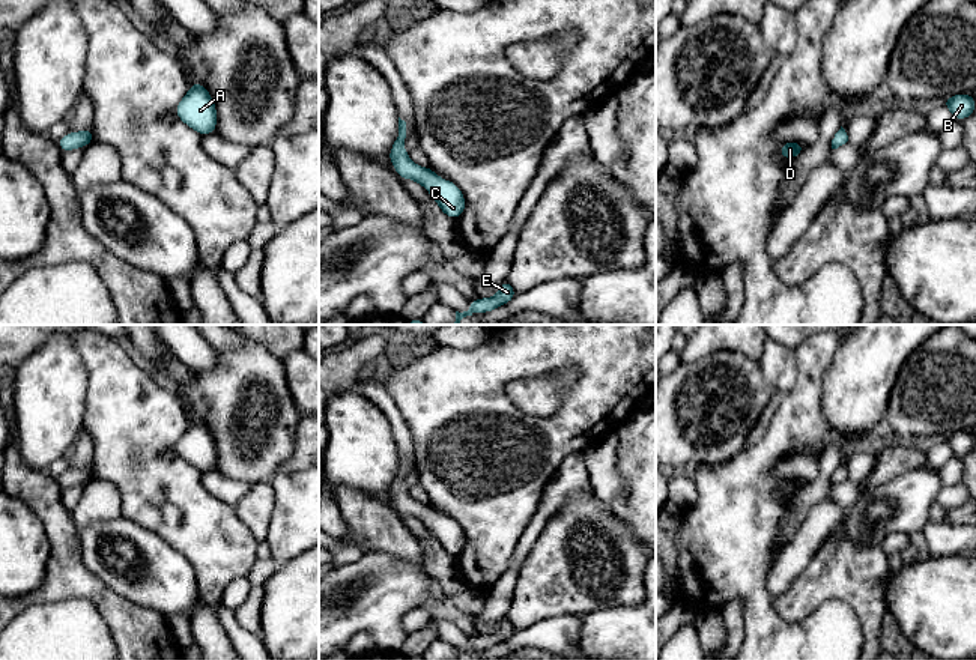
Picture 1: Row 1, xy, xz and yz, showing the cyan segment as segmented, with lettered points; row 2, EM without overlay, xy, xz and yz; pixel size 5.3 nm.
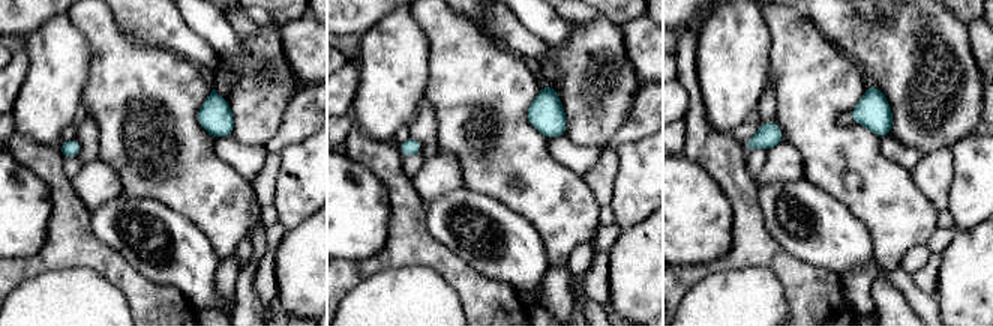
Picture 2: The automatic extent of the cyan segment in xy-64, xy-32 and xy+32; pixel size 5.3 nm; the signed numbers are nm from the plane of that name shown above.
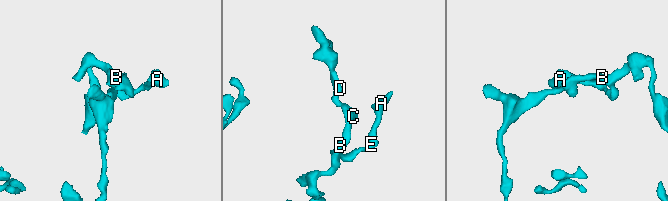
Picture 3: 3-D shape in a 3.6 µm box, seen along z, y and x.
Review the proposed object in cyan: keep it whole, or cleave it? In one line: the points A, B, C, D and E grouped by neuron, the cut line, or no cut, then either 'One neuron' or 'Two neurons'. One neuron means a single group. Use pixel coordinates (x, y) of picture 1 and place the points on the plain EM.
Groups: A B C D E. No split. One neuron

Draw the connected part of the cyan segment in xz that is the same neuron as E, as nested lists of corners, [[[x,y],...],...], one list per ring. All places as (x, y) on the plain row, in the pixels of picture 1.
[[[504,616],[499,621],[499,630],[489,636],[472,636],[471,643],[468,648],[459,649],[456,648],[456,658],[460,660],[460,657],[466,652],[472,652],[474,649],[489,649],[501,642],[508,640],[517,630],[514,628],[513,622],[508,619],[508,616]]]

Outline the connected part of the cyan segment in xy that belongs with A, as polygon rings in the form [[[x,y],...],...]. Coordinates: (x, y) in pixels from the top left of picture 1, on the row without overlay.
[[[197,418],[176,444],[176,453],[200,472],[215,469],[217,445],[206,424]]]

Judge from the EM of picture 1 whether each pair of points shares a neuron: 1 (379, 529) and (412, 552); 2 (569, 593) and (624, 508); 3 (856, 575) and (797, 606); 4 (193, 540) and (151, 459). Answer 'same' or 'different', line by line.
1: same
2: different
3: same
4: same

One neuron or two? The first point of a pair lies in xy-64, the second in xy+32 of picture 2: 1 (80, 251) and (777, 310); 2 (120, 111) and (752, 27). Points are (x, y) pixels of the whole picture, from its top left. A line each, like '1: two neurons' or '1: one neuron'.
1: two neurons
2: two neurons

